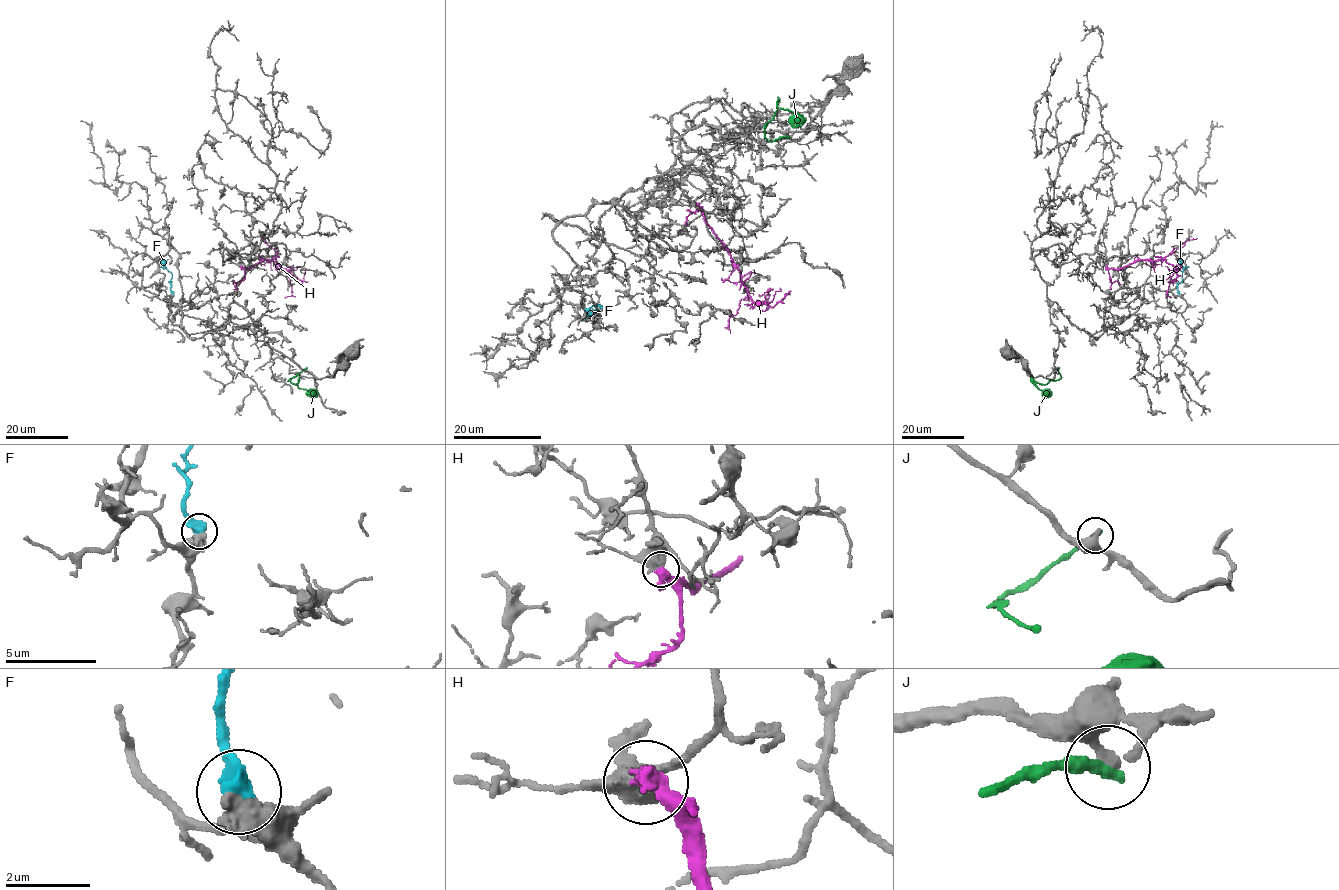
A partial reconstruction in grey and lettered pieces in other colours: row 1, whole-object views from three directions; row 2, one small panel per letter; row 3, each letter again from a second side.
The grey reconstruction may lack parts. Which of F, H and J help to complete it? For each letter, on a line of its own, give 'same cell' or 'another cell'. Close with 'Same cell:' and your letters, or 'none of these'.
F: same cell
H: another cell
J: another cell
Same cell: F

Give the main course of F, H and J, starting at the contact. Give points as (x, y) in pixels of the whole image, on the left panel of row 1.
F: (173, 293), (172, 274), (161, 257)
H: (241, 266), (248, 269), (261, 260), (274, 258), (291, 284), (292, 293), (285, 297)
J: (306, 368), (288, 380), (298, 382), (299, 388), (313, 395)

